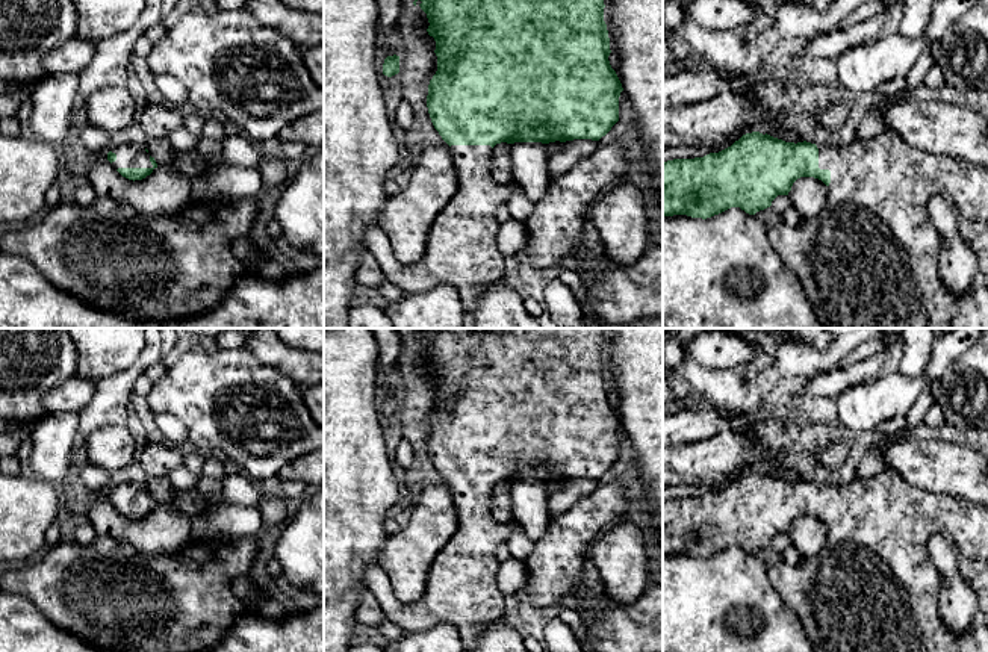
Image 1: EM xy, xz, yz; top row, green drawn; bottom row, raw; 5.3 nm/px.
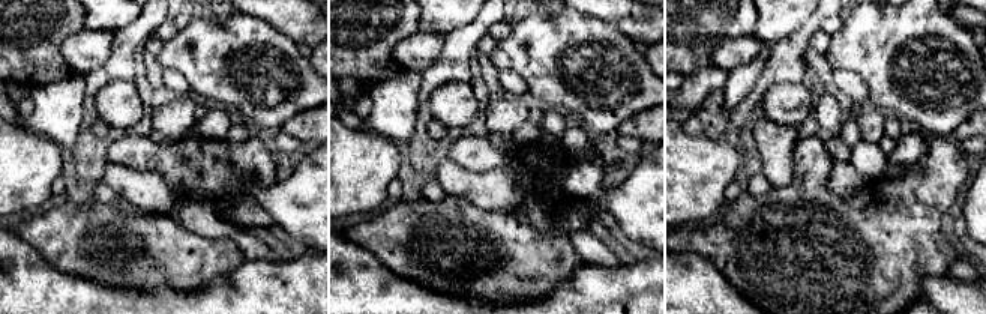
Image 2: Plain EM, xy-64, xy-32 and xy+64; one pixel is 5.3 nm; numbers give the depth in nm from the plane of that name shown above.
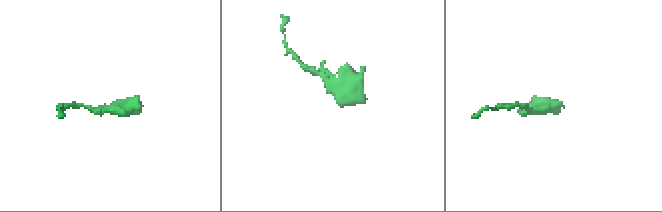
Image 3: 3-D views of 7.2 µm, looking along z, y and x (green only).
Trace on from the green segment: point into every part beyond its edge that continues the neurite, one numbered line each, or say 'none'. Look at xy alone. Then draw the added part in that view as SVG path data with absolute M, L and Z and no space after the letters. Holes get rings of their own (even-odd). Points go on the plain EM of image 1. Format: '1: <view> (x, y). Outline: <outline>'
1: xy (129, 493). Outline: M124 483L109 489L117 493L117 499L112 501L113 507L153 507L145 487L147 486L141 483Z

